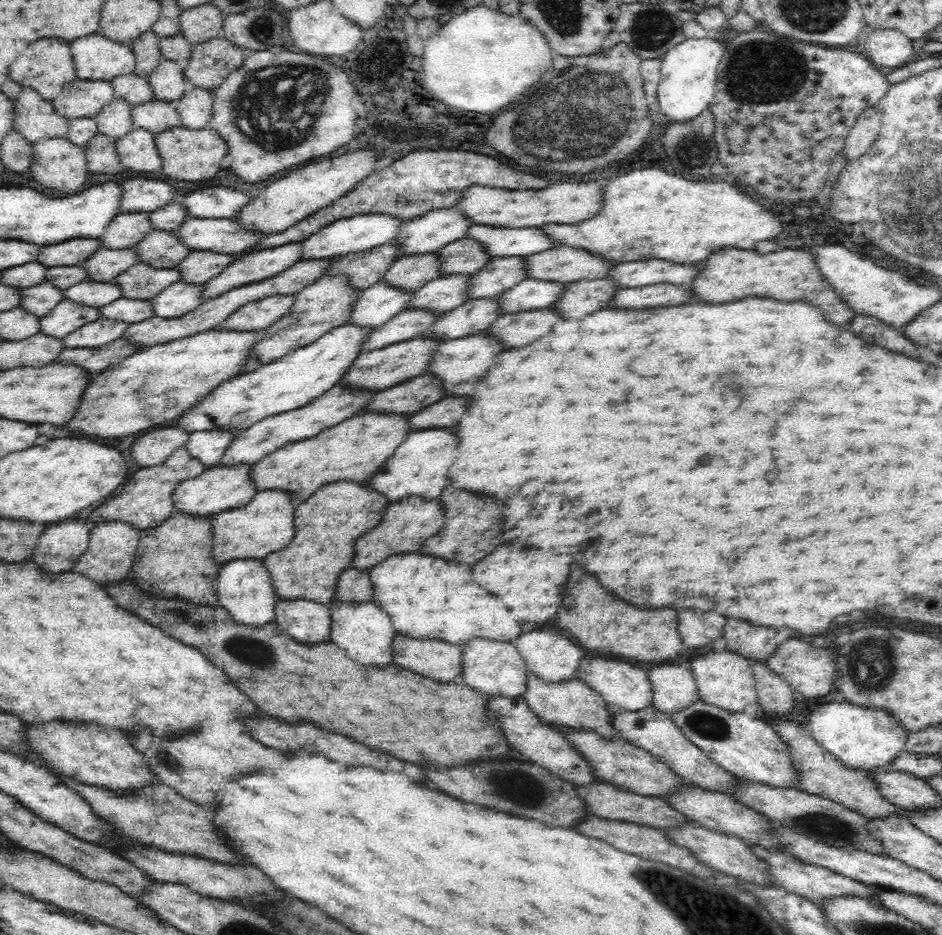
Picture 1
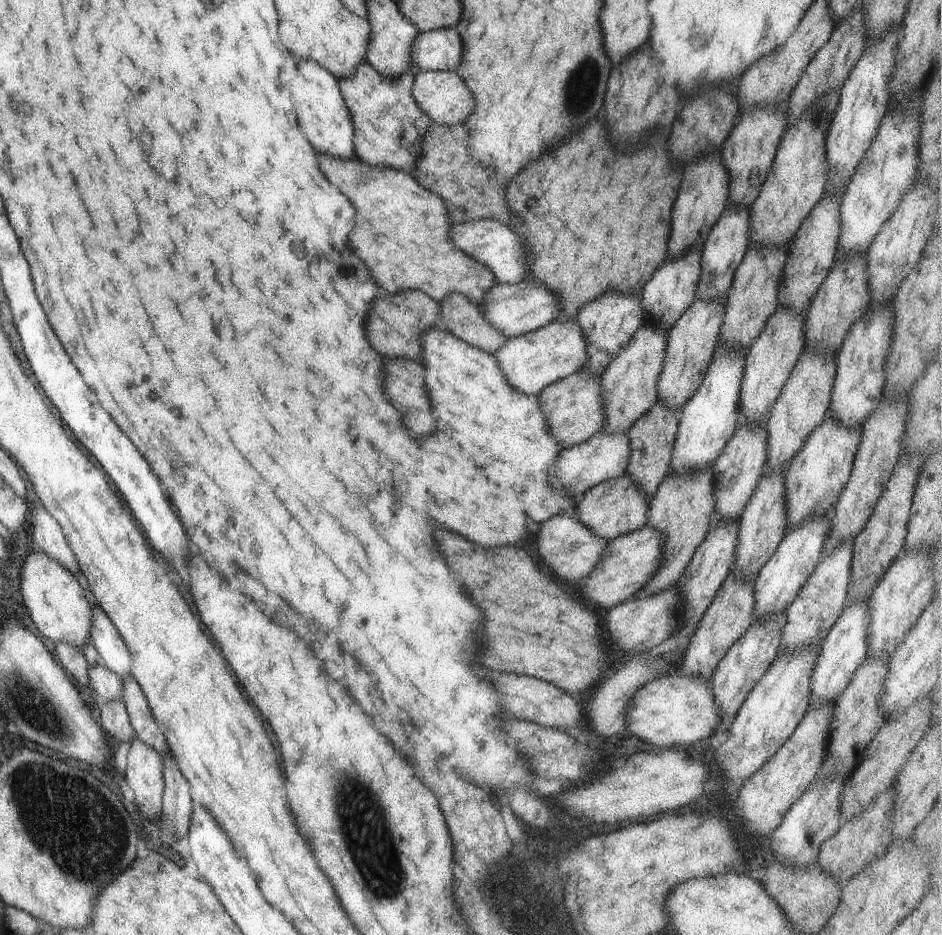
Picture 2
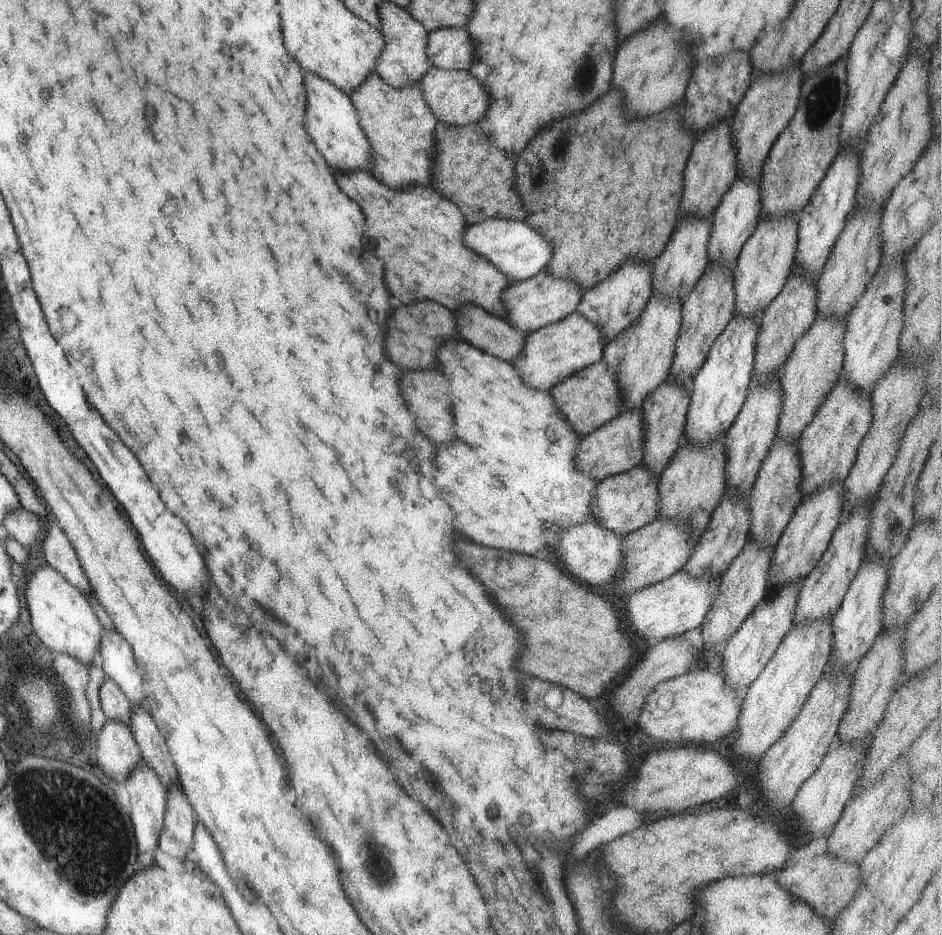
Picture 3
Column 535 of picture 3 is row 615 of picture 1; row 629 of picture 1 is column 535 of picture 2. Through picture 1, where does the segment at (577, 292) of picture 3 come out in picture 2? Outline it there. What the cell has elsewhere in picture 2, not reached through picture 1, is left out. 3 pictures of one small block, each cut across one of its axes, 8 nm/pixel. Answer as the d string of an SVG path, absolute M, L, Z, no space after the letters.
M520 280L513 284L496 283L487 288L483 296L483 304L479 304L479 310L483 314L483 320L499 332L499 336L513 338L527 332L534 331L548 322L557 320L561 312L562 304L559 304L559 298L549 292L543 284L535 284L533 280Z

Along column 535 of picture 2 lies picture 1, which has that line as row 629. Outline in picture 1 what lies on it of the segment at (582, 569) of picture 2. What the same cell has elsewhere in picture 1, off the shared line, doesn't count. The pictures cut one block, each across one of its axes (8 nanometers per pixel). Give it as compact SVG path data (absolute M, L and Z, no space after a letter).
M550 629L521 632L515 637L513 643L524 659L527 670L536 673L538 677L550 683L560 682L559 680L566 680L568 677L574 676L580 659L585 655L584 649L576 645L576 642L566 634Z

